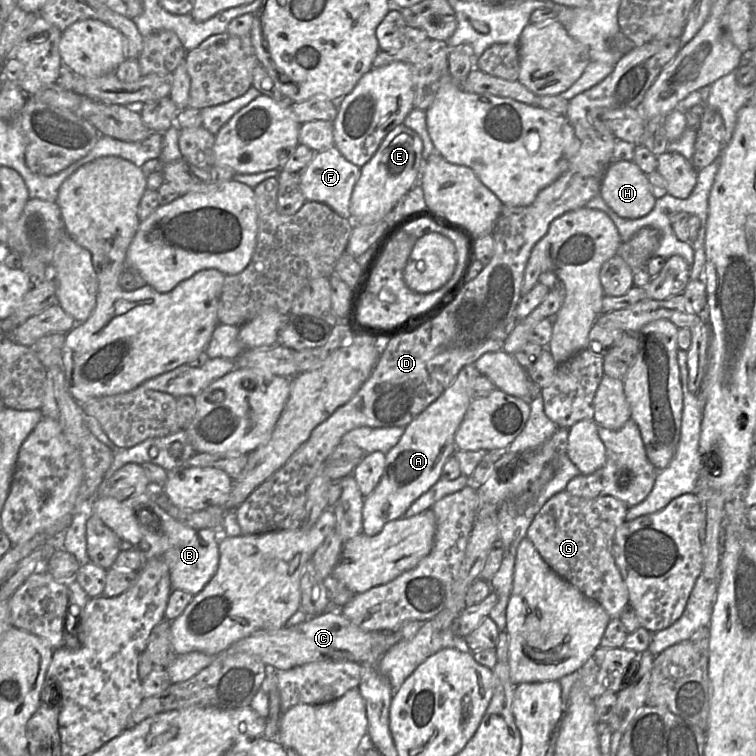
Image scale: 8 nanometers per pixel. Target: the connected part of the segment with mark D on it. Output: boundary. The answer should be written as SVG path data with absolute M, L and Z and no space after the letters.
M680 38L653 40L635 46L615 64L612 72L601 82L569 100L566 118L580 141L578 152L570 159L567 169L549 186L542 189L529 206L503 205L492 230L494 255L488 265L467 282L456 299L443 312L412 333L401 334L389 341L383 340L385 348L376 365L356 394L340 406L311 433L309 439L270 478L257 487L236 510L242 534L264 534L276 530L293 530L304 526L308 489L321 471L321 466L332 451L342 443L342 437L358 427L406 427L417 415L434 402L454 381L459 371L473 364L483 354L503 350L504 343L517 324L516 307L521 298L524 272L535 244L546 235L552 221L564 213L582 207L600 194L600 186L607 168L612 163L616 137L602 120L606 110L622 107L636 108L645 93L664 67L683 47Z

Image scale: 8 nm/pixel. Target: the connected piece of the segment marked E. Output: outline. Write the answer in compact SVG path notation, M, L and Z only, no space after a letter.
M404 124L397 125L382 140L373 157L361 167L351 200L350 214L354 224L371 224L382 220L415 186L424 167L423 142Z

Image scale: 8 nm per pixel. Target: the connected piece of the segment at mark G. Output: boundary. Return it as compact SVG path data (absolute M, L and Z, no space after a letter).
M564 490L542 506L527 530L527 537L550 568L586 597L601 604L611 619L619 618L629 602L628 588L613 556L614 535L625 521L628 509L613 496L585 499Z

